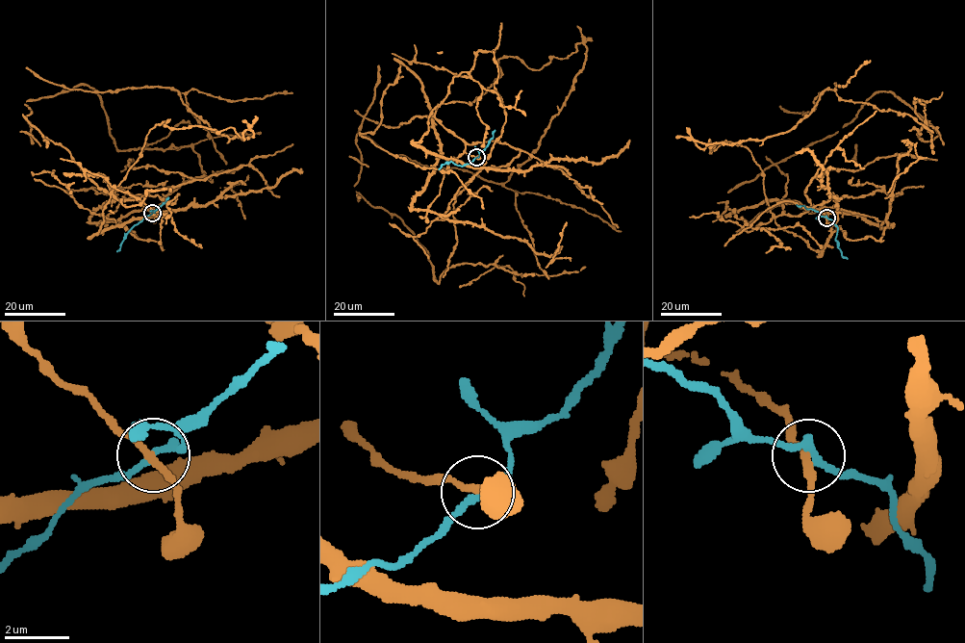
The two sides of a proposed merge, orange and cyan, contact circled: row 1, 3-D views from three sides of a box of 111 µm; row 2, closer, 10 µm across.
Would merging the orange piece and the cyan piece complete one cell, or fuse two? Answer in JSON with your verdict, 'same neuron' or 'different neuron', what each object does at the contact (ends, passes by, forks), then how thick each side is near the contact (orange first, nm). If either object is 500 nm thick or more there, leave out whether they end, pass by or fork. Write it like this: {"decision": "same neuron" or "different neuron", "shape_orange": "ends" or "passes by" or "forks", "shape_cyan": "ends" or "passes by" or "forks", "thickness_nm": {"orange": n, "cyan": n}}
{"decision": "different neuron", "shape_orange": "passes by", "shape_cyan": "passes by", "thickness_nm": {"orange": 200, "cyan": 220}}

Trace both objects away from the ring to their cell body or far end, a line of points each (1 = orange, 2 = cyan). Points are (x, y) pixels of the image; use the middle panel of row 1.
1: (476, 157), (437, 108), (472, 102), (500, 58), (539, 70), (582, 42), (573, 89), (506, 182), (360, 134)
2: (476, 158), (461, 166), (448, 162), (439, 169)

